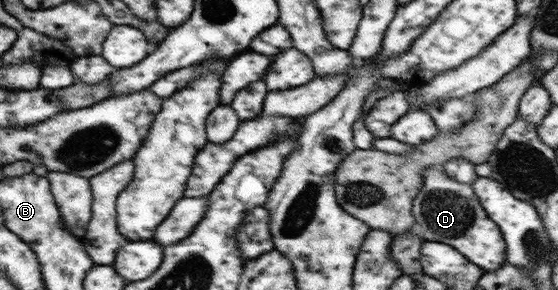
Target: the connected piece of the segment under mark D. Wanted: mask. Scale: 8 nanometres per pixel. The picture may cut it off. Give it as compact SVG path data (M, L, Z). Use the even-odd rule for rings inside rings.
M443 168L423 170L423 184L412 203L413 217L419 236L425 241L453 246L481 270L499 270L506 263L506 241L499 226L487 215L472 185L458 183Z

